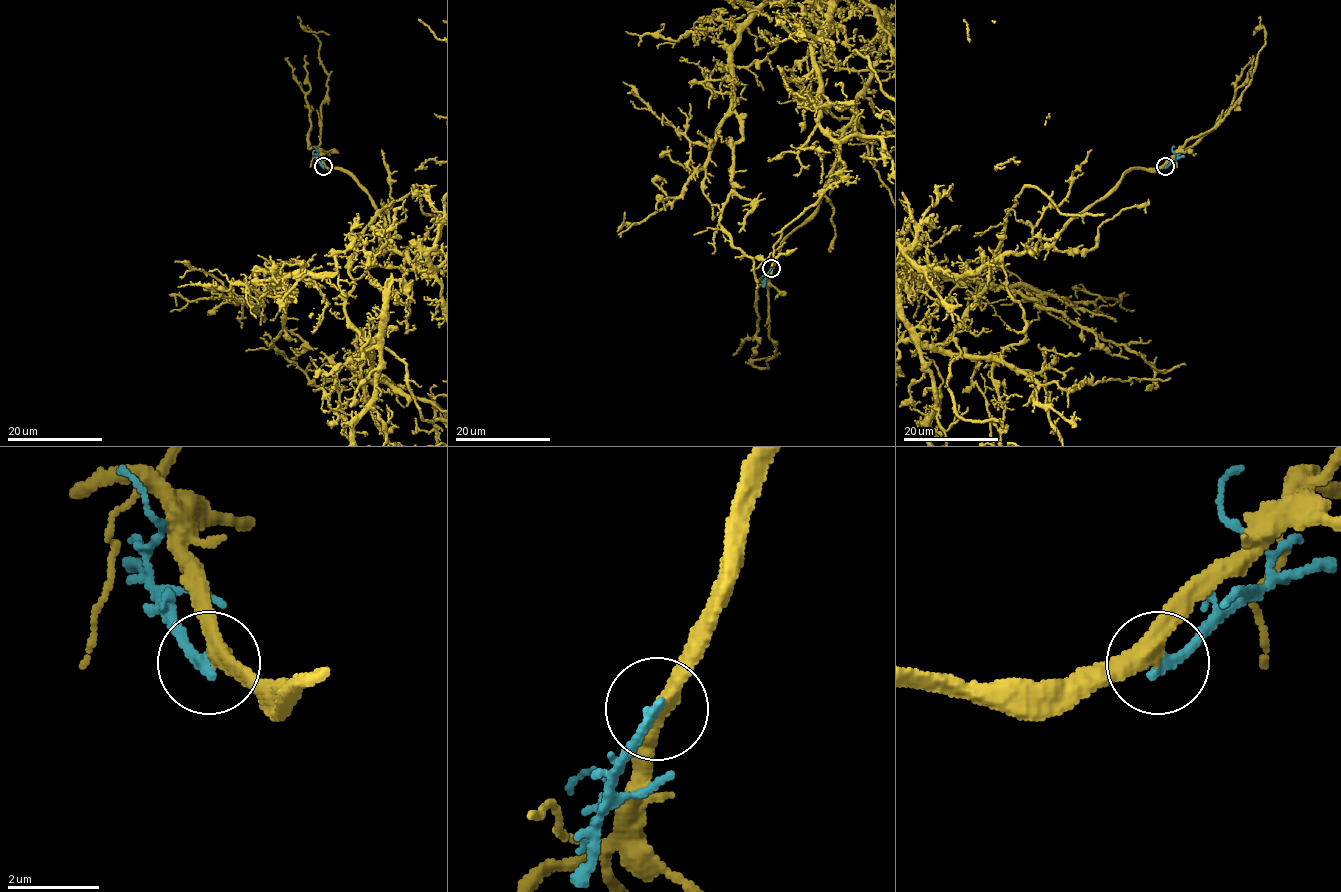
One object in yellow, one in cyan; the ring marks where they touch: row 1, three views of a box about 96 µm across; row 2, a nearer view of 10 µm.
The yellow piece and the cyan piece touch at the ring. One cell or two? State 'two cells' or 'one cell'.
two cells

